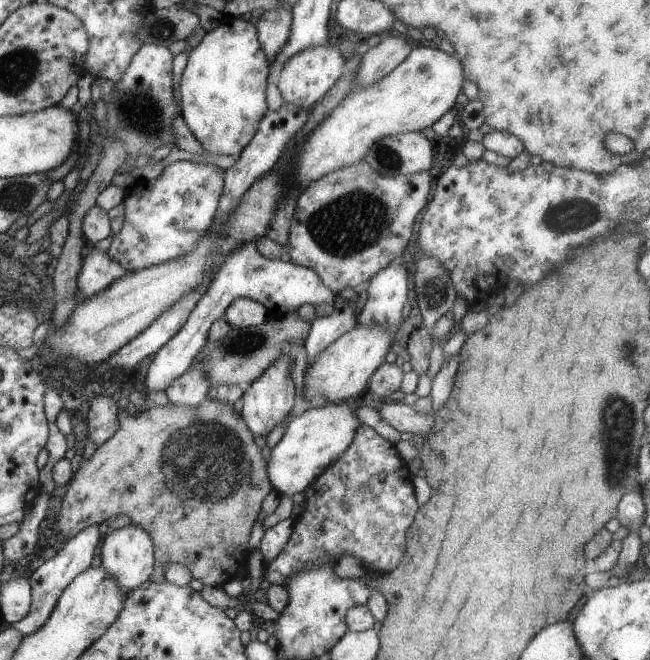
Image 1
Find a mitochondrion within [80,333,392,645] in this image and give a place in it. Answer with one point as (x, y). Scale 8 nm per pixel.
(203, 459)

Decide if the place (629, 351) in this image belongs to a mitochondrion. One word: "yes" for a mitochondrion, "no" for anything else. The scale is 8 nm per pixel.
yes

